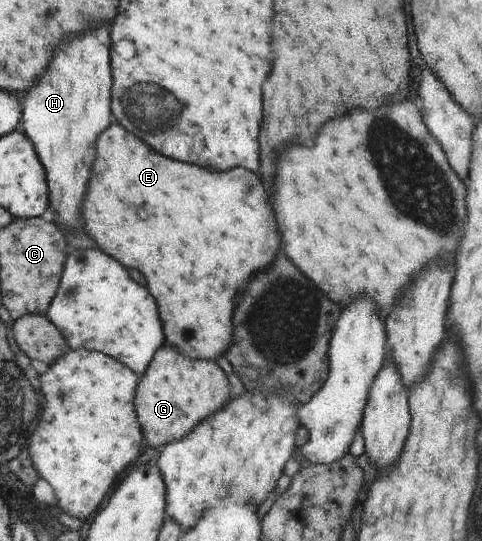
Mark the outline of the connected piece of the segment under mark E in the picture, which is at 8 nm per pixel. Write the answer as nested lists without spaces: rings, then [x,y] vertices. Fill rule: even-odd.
[[[113,121],[111,126],[97,140],[97,172],[93,172],[93,184],[89,184],[89,196],[85,196],[85,228],[103,252],[117,256],[121,264],[145,276],[149,292],[161,304],[160,315],[169,345],[193,359],[215,360],[224,356],[233,340],[231,316],[235,296],[241,290],[245,292],[251,276],[267,268],[281,248],[281,234],[269,206],[269,194],[259,176],[247,169],[209,172],[193,164],[175,162],[153,152],[123,125]],[[215,270],[223,270],[225,276],[215,276]],[[221,280],[225,280],[223,288],[219,288]],[[207,288],[211,290],[209,296],[203,292]]]

